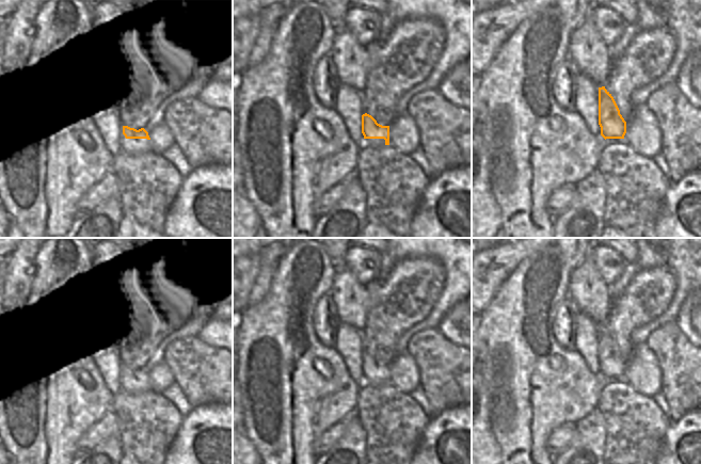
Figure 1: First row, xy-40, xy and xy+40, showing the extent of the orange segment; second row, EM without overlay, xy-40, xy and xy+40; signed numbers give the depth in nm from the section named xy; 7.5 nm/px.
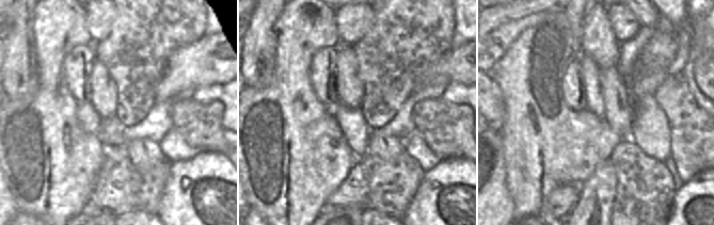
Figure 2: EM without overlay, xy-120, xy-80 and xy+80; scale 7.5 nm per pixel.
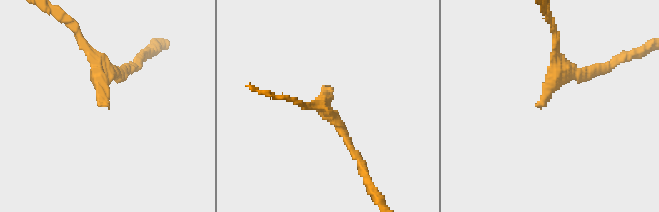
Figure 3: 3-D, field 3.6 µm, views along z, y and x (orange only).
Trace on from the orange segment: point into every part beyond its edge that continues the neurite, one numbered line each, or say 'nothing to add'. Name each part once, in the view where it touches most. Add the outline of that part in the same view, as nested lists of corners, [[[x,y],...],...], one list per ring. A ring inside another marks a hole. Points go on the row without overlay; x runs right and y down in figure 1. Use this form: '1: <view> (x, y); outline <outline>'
1: xy-40 (127, 384); outline [[[123,371],[121,372],[121,390],[126,393],[145,393],[153,390],[150,380],[147,378],[126,378]]]

